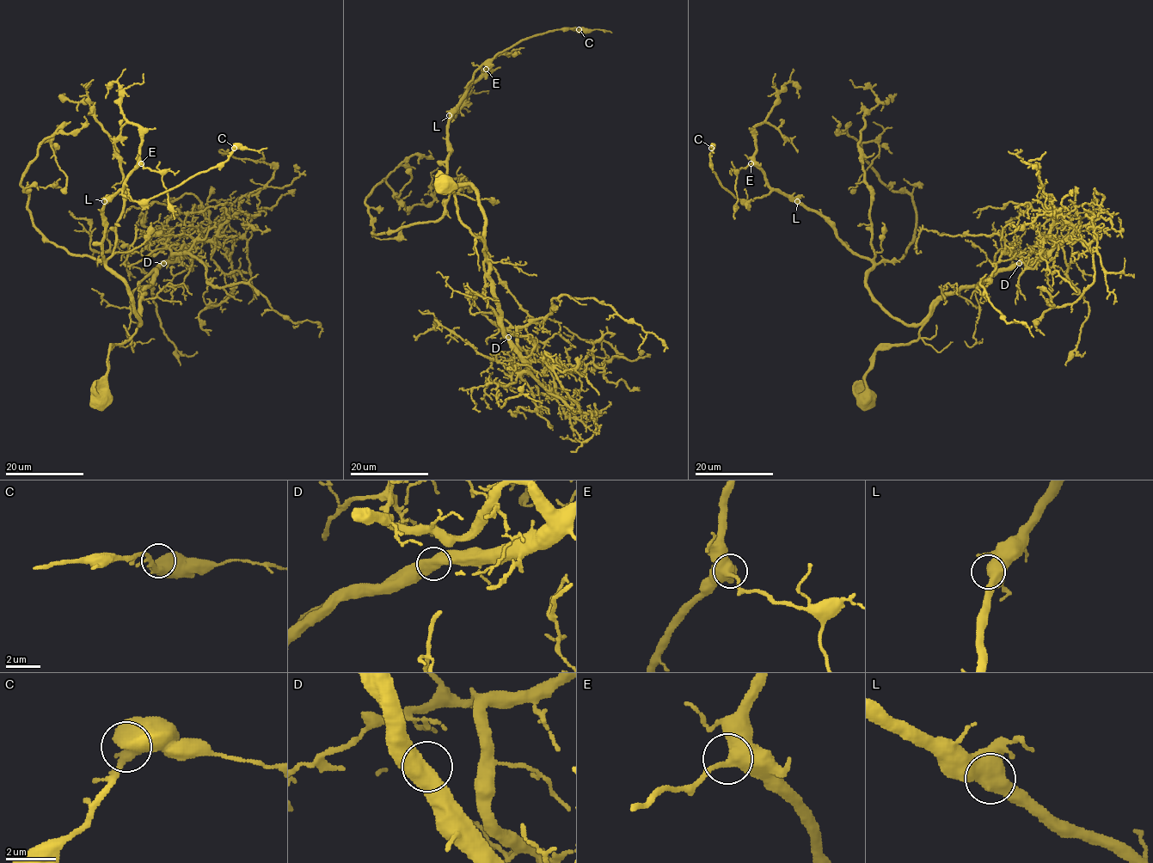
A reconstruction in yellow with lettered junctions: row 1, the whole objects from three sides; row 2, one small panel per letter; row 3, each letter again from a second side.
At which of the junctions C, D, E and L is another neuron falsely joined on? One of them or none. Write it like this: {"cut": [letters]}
{"cut": []}

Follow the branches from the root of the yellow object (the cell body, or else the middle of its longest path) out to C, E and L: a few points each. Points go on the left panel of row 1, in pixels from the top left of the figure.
C: (98, 398), (109, 351), (140, 323), (102, 256), (103, 206), (119, 190), (148, 201), (219, 167), (234, 148)
E: (98, 398), (109, 351), (126, 341), (140, 323), (125, 284), (102, 256), (103, 206), (141, 163)
L: (98, 398), (98, 387), (107, 372), (109, 351), (126, 341), (140, 323), (125, 284), (102, 256), (104, 201)

